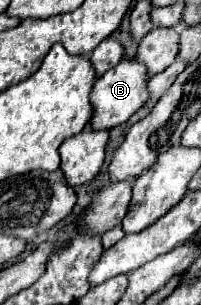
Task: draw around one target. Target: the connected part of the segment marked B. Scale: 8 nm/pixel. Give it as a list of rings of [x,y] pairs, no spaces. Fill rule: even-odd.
[[[122,60],[118,66],[110,68],[104,76],[100,76],[90,92],[90,104],[92,104],[92,118],[88,122],[88,130],[110,130],[118,124],[124,124],[146,100],[148,100],[148,92],[146,92],[146,82],[148,82],[148,74],[144,64],[136,62],[136,60]]]

